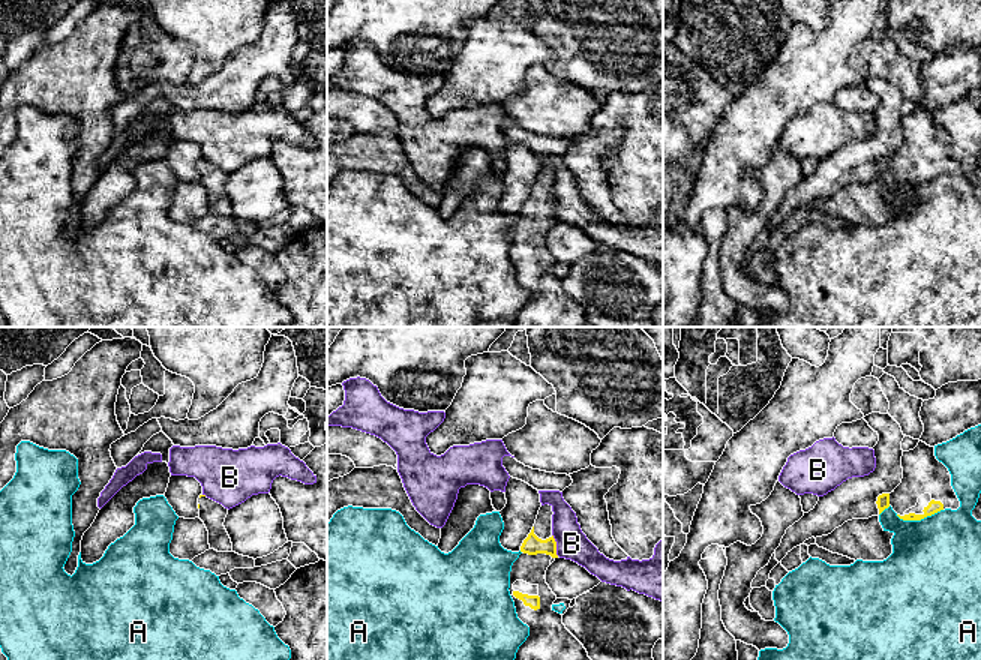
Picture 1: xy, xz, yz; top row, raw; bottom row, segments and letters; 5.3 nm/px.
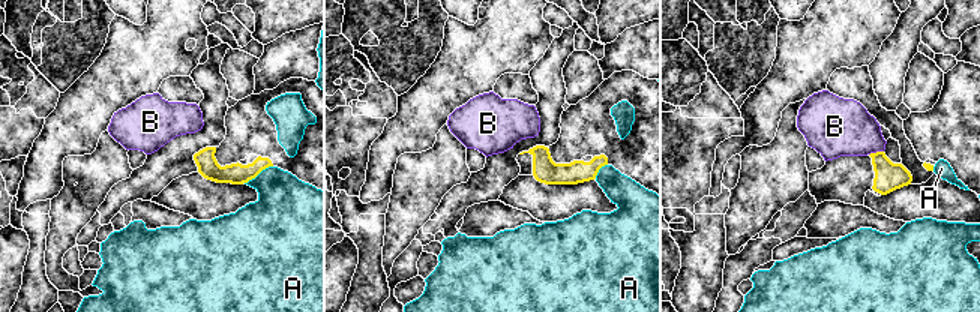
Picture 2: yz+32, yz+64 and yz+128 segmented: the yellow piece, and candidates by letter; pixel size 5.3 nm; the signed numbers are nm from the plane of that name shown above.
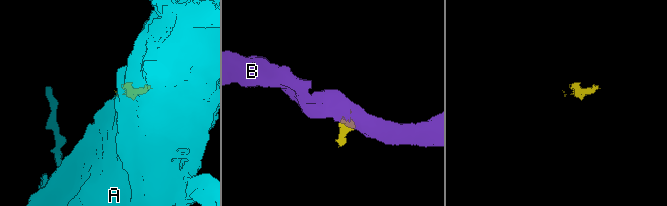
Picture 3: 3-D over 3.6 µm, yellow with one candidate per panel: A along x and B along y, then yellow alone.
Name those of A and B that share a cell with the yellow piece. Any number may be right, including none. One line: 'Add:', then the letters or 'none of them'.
Add: none of them

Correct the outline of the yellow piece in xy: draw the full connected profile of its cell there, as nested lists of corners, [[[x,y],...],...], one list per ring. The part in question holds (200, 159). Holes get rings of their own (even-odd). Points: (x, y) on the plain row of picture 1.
[[[200,159],[198,162],[200,183],[204,186],[208,195],[210,213],[218,216],[232,216],[231,202],[224,190],[228,172],[222,168]]]

